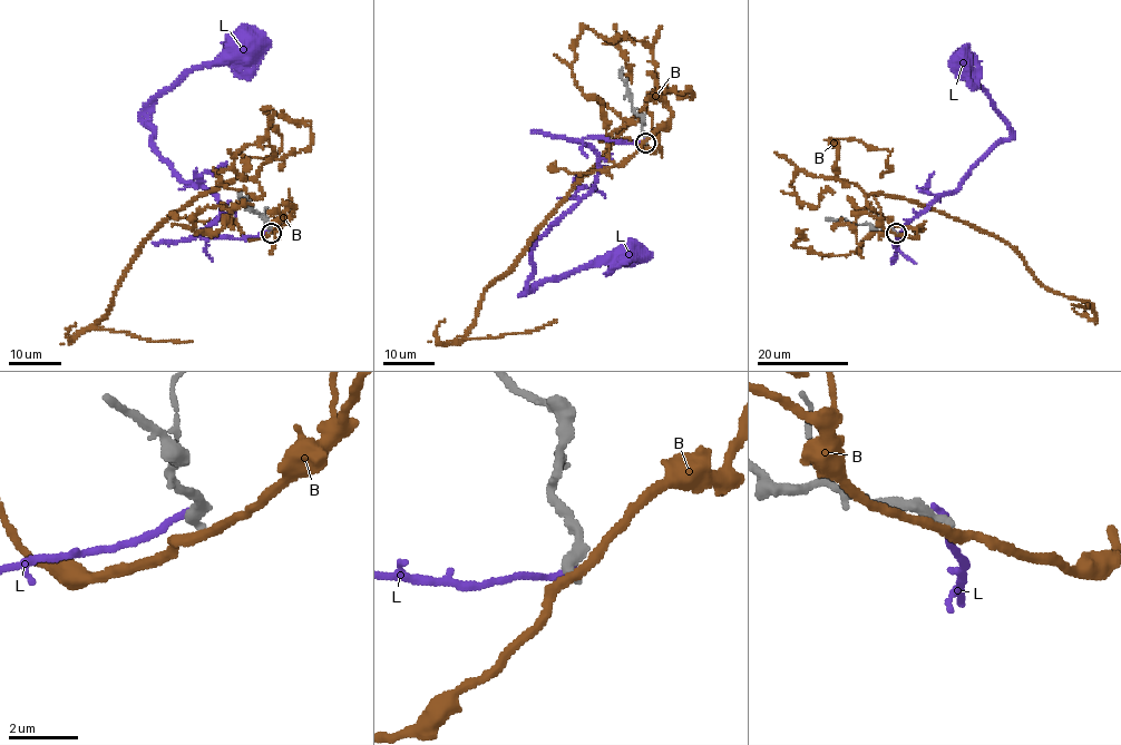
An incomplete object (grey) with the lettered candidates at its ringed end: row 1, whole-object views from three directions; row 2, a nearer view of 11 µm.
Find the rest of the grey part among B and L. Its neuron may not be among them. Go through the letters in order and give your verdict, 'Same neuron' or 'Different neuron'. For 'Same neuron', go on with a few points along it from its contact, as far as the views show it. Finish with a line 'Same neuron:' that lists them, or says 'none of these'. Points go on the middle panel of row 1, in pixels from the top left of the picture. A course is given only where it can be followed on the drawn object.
B: Different neuron
L: Different neuron
Same neuron: none of these

